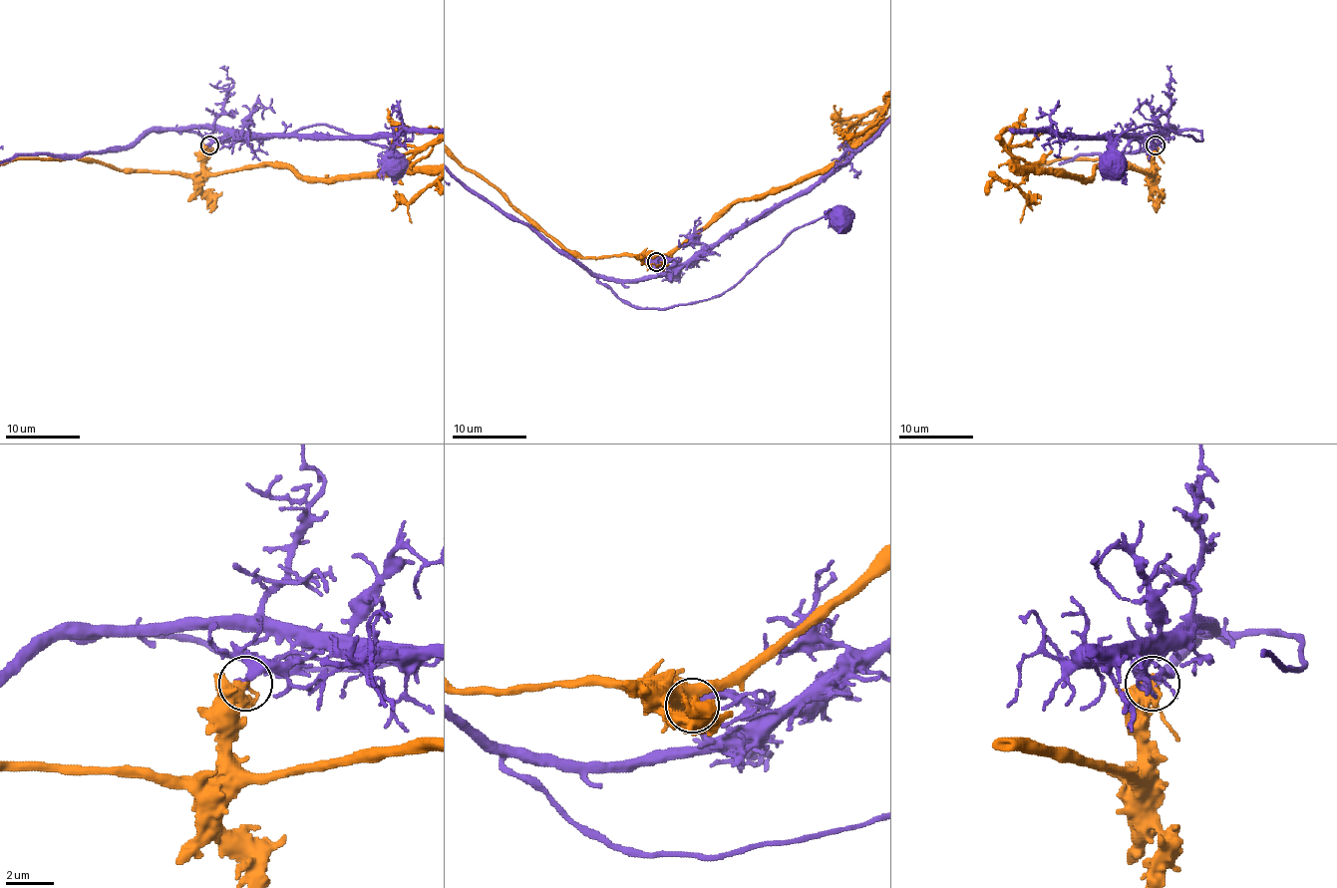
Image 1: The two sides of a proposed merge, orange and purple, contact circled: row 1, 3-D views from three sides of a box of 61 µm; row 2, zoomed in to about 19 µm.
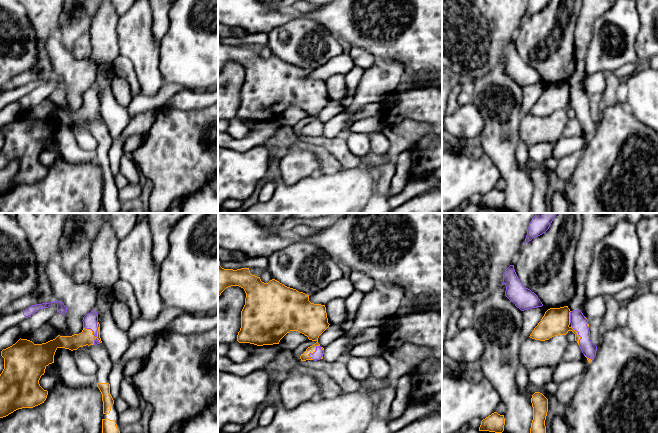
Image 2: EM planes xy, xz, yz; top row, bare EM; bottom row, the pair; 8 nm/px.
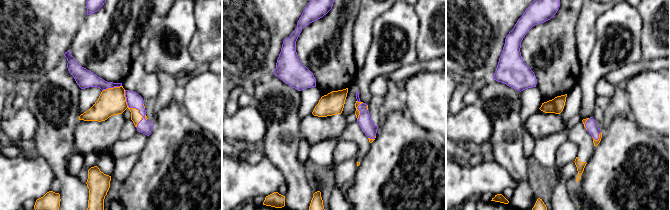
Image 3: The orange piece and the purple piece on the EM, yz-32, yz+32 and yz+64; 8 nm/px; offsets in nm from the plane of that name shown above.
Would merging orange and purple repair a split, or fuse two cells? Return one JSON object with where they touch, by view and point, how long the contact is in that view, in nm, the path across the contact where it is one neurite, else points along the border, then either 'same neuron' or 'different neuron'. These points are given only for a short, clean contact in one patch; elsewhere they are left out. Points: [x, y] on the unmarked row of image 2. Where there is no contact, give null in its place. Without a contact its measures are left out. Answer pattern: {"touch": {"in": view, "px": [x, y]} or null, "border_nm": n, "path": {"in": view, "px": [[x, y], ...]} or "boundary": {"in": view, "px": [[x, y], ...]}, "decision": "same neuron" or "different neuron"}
{"touch": {"in": "xy", "px": [92, 108]}, "border_nm": 190, "decision": "different neuron"}

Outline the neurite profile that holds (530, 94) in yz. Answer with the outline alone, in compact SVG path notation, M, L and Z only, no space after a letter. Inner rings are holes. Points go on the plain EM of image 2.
M542 83L532 84L522 87L521 114L525 115L530 112L534 104L541 97L546 86Z

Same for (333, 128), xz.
M381 103L368 104L354 115L350 115L345 109L332 119L324 123L323 136L326 138L340 137L342 131L347 127L352 120L355 122L362 118L372 117L377 115L381 110Z

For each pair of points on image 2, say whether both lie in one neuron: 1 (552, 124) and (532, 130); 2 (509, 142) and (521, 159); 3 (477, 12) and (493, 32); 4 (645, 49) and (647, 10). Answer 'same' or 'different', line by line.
1: same
2: different
3: same
4: same

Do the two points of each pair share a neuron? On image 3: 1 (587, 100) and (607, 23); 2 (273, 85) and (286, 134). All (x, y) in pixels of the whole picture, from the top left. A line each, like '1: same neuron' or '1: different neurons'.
1: same neuron
2: same neuron

